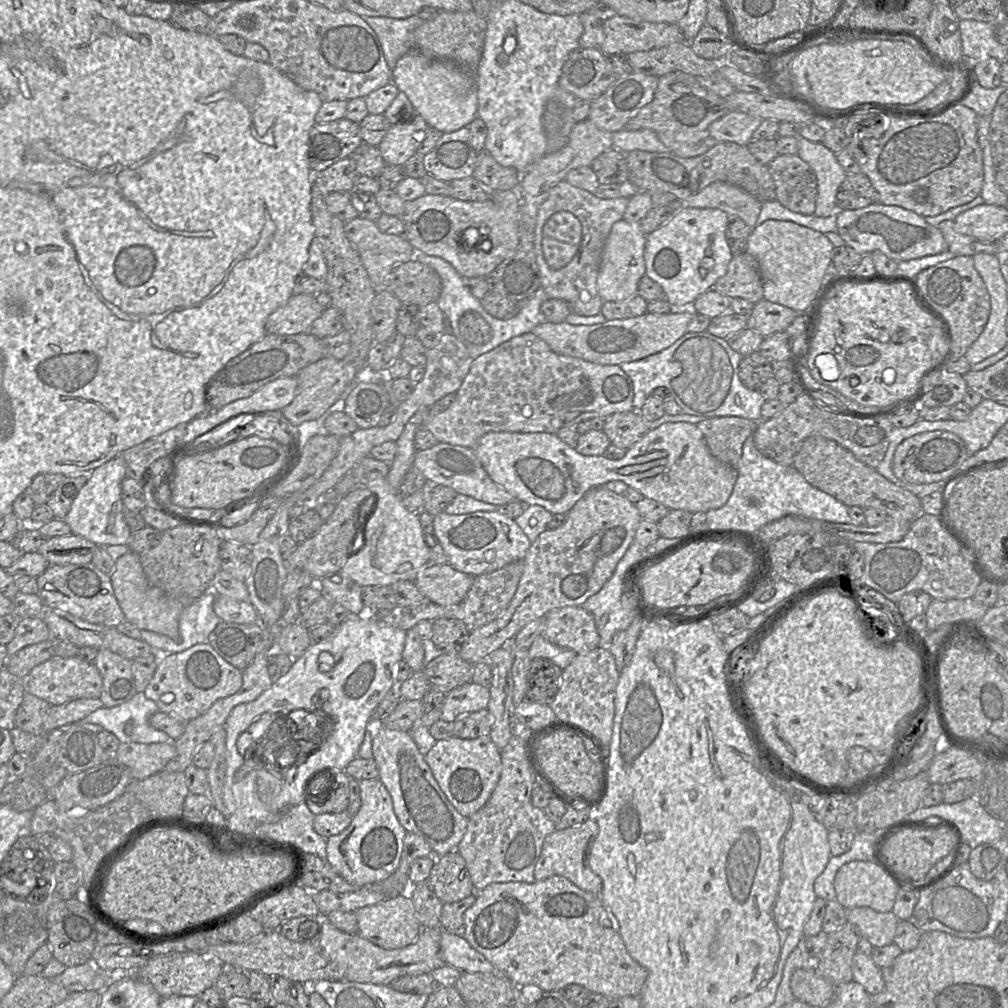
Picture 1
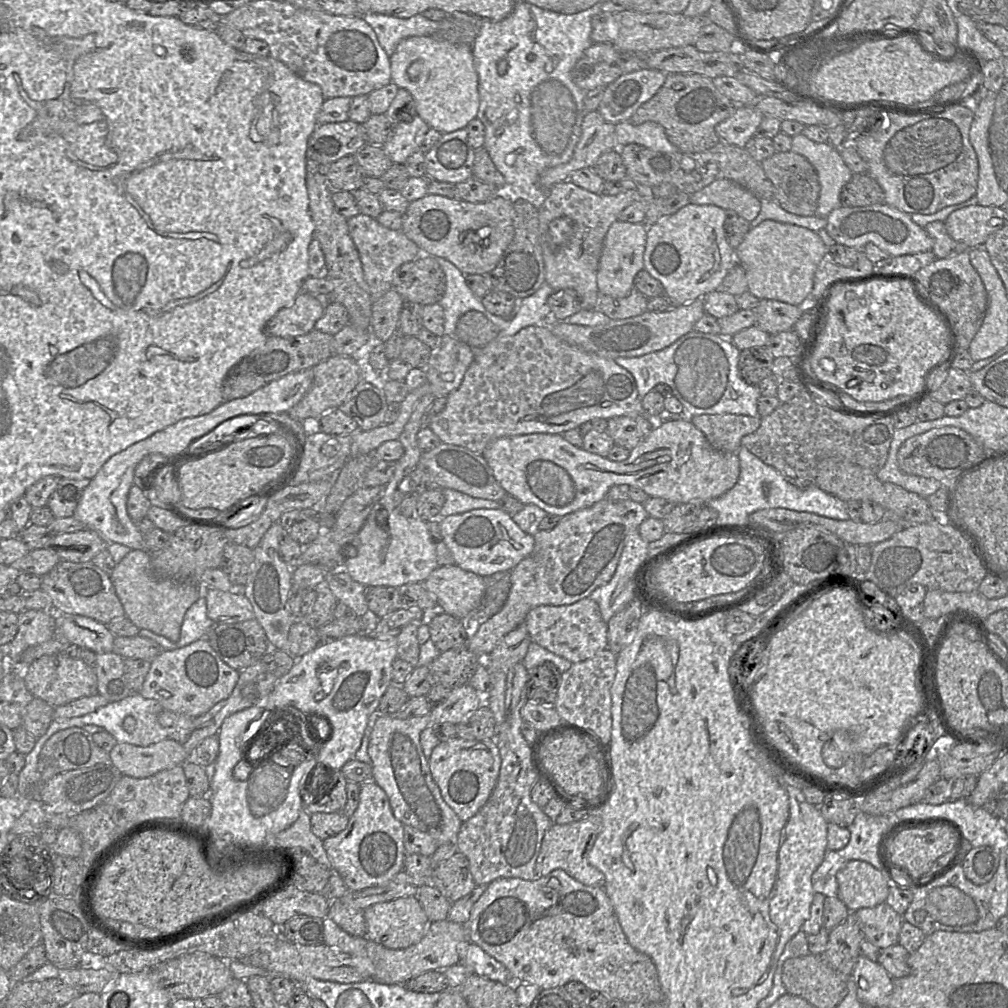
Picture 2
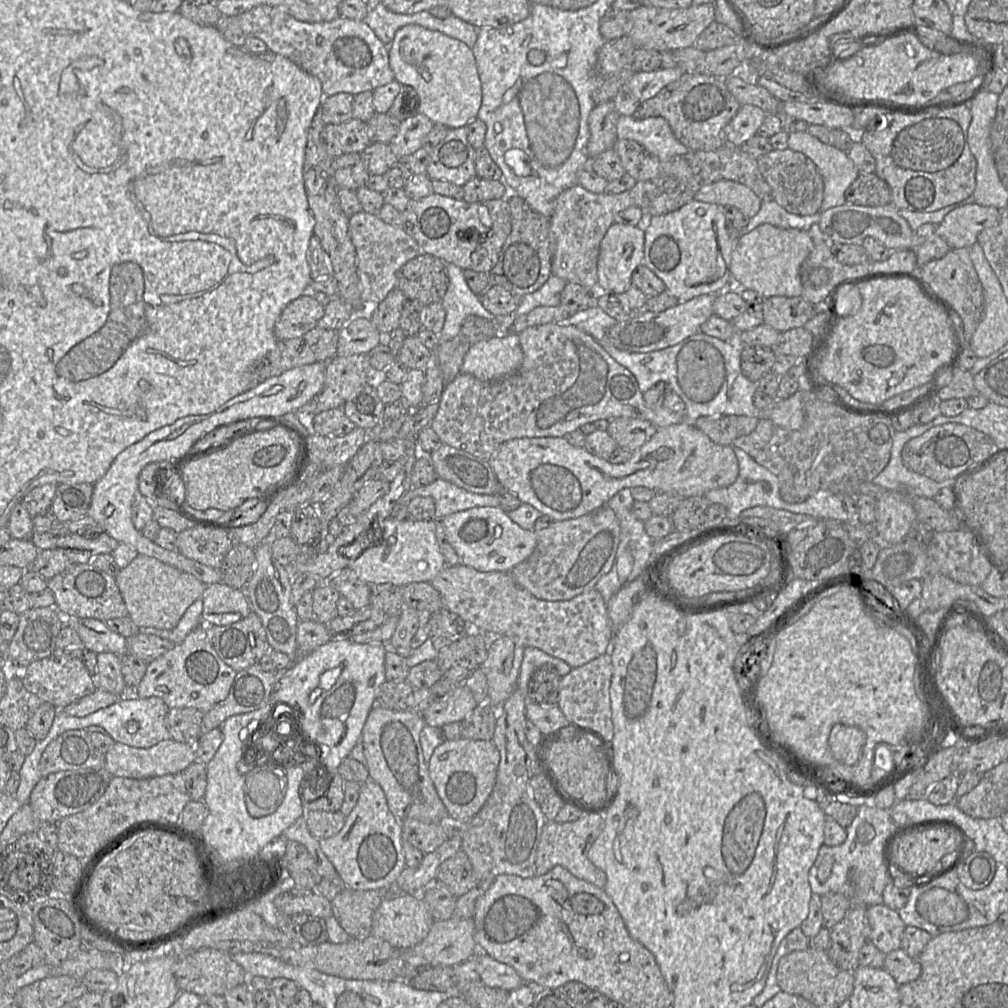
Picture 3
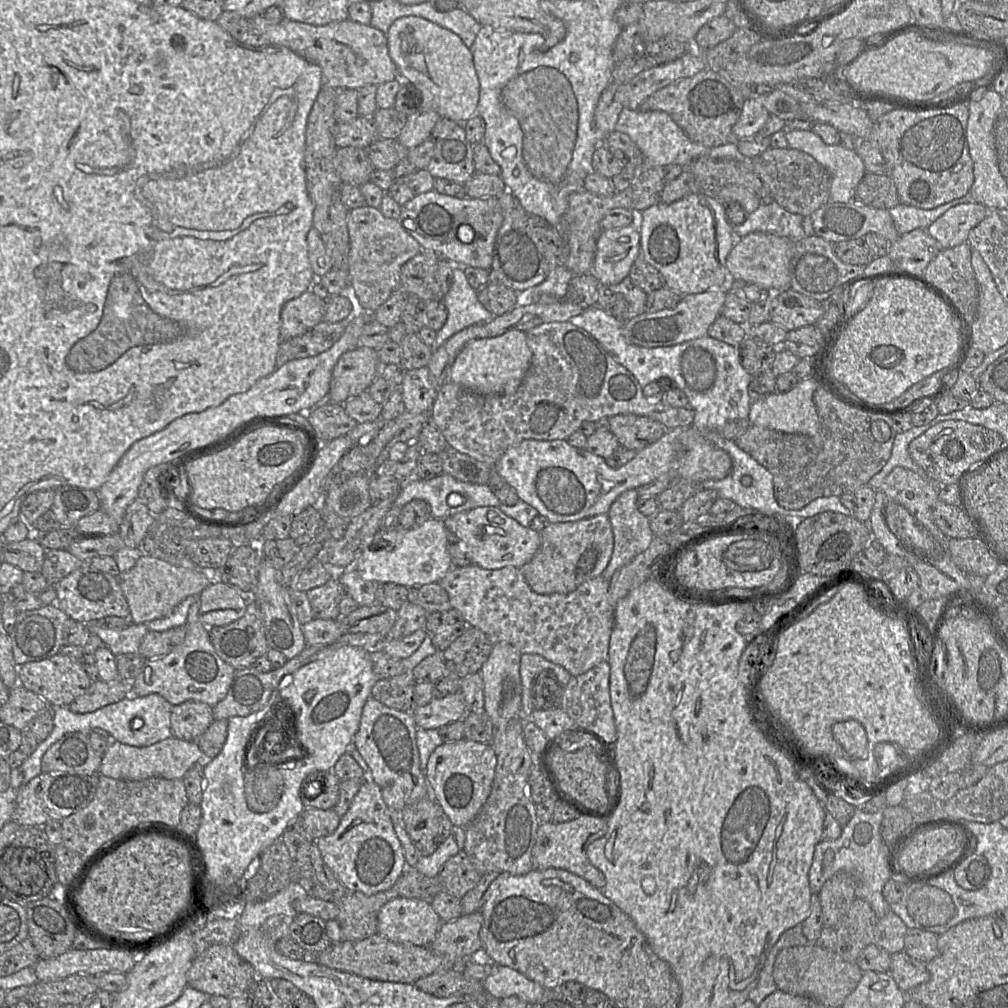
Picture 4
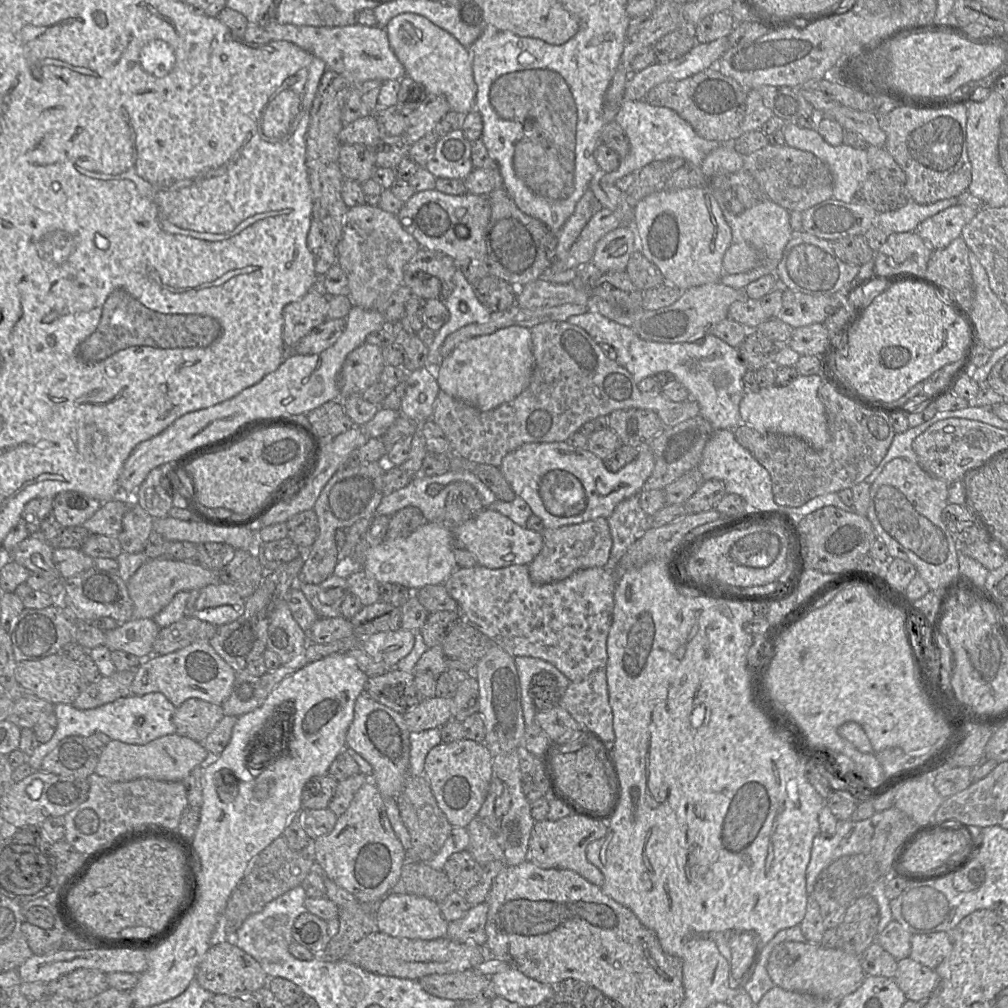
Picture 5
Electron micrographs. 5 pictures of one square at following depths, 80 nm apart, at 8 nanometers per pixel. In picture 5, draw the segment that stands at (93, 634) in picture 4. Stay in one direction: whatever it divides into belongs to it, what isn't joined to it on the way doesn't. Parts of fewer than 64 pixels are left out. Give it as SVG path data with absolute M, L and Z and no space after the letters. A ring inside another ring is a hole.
M132 618L105 632L105 646L110 651L121 650L140 659L153 654L153 643L160 627L152 618Z

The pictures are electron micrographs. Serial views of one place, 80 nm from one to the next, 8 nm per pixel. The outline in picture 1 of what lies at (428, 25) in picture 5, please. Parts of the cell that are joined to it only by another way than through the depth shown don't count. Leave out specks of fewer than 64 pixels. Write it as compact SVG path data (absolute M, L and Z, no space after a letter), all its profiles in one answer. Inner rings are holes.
M416 49L404 54L392 69L392 83L405 93L416 115L420 115L429 128L442 133L457 131L477 117L478 97L475 76L447 60L432 59Z

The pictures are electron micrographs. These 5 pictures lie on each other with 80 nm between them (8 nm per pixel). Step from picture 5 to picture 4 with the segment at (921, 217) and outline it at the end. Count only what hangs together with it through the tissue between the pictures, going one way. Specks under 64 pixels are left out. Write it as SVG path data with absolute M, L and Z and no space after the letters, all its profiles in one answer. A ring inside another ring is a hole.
M969 192L963 197L932 209L922 209L899 203L888 211L893 219L897 232L901 235L916 228L927 228L951 207L967 202L973 202Z

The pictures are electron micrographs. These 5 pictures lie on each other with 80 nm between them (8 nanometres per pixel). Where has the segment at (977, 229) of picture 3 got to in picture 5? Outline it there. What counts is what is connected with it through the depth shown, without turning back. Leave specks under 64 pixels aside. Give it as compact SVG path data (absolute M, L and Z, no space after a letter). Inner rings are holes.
M956 204L925 219L916 227L916 232L933 249L948 246L961 236L962 228L976 215L977 210Z

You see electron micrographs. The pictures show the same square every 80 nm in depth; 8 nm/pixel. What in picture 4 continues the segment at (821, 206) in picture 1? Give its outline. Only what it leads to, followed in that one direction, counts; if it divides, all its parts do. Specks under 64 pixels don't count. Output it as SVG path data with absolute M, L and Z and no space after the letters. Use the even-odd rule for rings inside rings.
M786 131L788 147L812 156L830 174L829 201L849 203L853 192L866 173L856 151L840 145L828 145L813 131Z

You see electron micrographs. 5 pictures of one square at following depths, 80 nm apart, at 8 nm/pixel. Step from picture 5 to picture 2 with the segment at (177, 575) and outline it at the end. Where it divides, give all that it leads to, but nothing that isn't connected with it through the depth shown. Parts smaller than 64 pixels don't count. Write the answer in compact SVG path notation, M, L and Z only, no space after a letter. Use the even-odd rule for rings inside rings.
M132 549L118 562L110 575L125 615L139 629L147 629L173 642L180 638L181 625L187 610L202 596L202 587L195 583L165 580L155 576L150 553Z

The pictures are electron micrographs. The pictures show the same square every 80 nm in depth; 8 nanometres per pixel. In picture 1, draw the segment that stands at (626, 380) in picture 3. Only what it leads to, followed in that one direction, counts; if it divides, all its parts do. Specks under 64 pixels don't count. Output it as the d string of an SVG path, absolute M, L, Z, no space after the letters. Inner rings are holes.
M528 332L517 337L513 337L493 350L474 359L461 387L456 392L454 401L445 411L435 415L429 415L428 409L427 417L424 421L423 427L429 430L439 442L445 442L473 449L480 438L488 432L545 432L557 434L557 432L562 428L574 428L583 420L592 419L595 417L606 418L613 413L632 411L634 410L633 397L634 389L632 380L620 368L619 365L598 364L581 358L558 354L554 352L544 340L536 336L534 333Z

